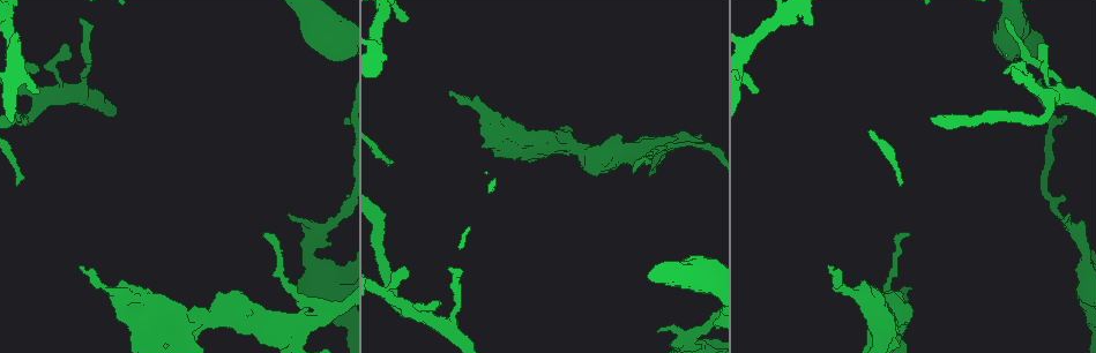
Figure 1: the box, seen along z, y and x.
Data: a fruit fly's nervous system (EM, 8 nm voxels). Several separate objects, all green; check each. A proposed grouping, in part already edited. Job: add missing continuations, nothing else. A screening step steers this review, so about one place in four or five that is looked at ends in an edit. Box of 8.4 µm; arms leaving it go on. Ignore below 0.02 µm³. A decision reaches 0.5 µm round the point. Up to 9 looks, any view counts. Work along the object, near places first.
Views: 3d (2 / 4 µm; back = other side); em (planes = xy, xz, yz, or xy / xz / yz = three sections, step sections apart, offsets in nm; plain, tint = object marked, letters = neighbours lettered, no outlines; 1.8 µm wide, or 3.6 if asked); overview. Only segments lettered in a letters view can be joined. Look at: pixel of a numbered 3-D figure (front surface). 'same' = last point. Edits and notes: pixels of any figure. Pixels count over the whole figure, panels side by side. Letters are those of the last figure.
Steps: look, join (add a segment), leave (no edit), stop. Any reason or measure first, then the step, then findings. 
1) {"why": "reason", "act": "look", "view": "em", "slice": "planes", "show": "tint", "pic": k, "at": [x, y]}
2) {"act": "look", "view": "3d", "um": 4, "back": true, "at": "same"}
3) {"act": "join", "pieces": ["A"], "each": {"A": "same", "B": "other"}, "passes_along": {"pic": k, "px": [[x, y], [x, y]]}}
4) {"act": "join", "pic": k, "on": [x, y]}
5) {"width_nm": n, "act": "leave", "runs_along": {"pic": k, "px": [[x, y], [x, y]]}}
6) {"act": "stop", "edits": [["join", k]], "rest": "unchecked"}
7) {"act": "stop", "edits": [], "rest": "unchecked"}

{"why": "branch stops here", "act": "look", "view": "em", "slice": "planes", "show": "letters", "pic": 1, "at": [657, 332]}

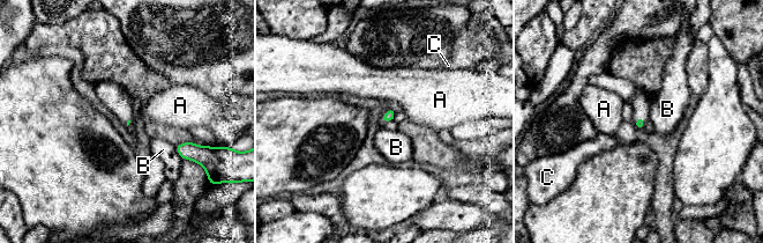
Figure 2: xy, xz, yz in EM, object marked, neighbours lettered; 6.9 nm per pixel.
{"act": "leave", "each": {"A": "other", "B": "other", "C": "other"}, "border": {"pic": 2, "px": [[174, 146], [182, 159]]}, "found": "no lettered segment goes on from it"}

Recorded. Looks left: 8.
{"act": "look", "view": "em", "slice": "yz", "step": 4, "show": "plain", "pic": 1, "at": [1007, 20]}

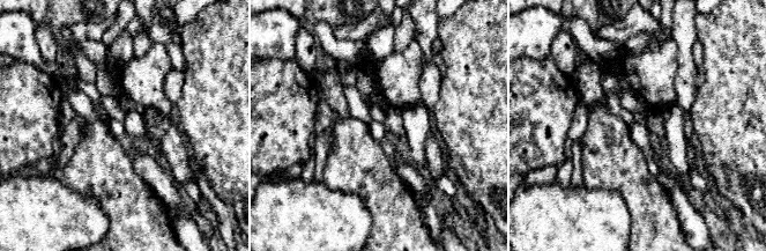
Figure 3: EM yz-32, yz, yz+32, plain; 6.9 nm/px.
{"why": "what lies round it", "act": "look", "view": "em", "slice": "yz", "step": 4, "show": "letters", "at": "same"}

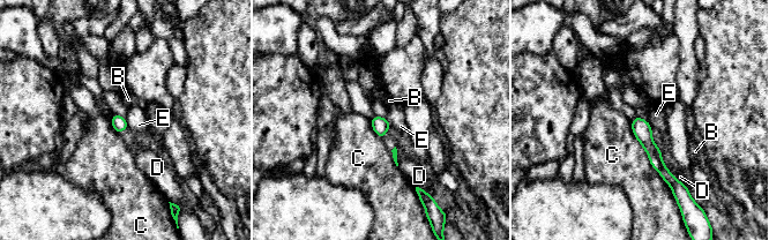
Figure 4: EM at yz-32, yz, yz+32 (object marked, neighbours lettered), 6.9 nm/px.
{"act": "leave", "each": {"B": "other", "C": "other", "D": "other", "E": "other"}, "border": {"pic": 4, "px": [[125, 118], [128, 127]]}, "found": "none of them fits"}

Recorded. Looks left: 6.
{"why": "branch stops here", "act": "look", "view": "3d", "um": 2, "back": true, "pic": 1, "at": [755, 90]}

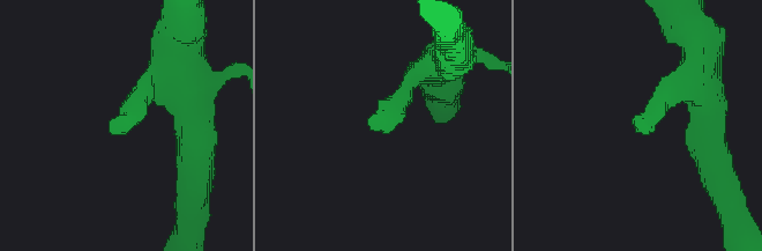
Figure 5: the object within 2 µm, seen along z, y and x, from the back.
{"act": "look", "view": "em", "um": 3.6, "slice": "planes", "show": "letters", "pic": 5, "at": [110, 120]}

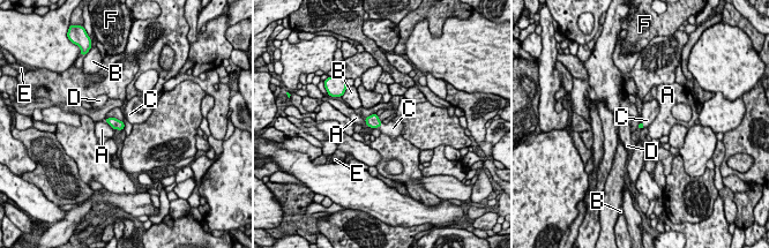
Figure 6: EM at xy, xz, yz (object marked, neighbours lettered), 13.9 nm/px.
{"longest_contact_nm": ["E", 280], "act": "join", "pieces": ["C"], "each": {"A": "other", "B": "other", "C": "same", "D": "other", "E": "other", "F": "other"}, "found": "it goes on there"}

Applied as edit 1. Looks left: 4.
{"why": "see it whole again", "act": "look", "view": "overview"}

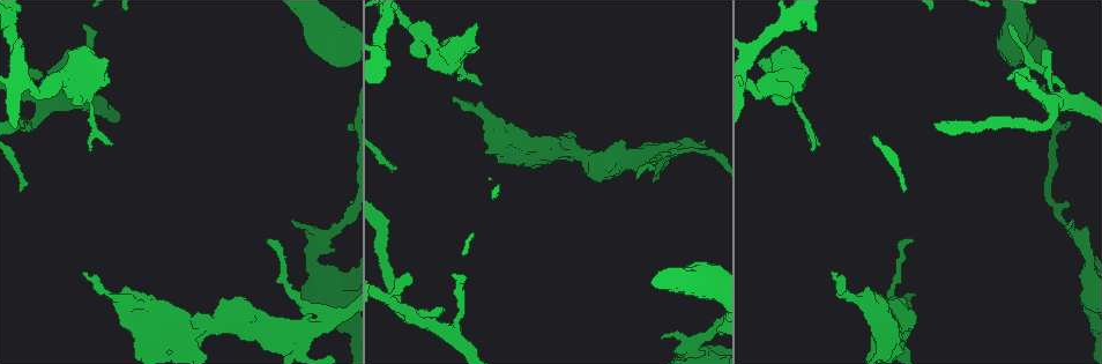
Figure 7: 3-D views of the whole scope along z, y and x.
{"why": "calibre changes", "act": "look", "view": "3d", "um": 4, "pic": 7, "at": [873, 310]}

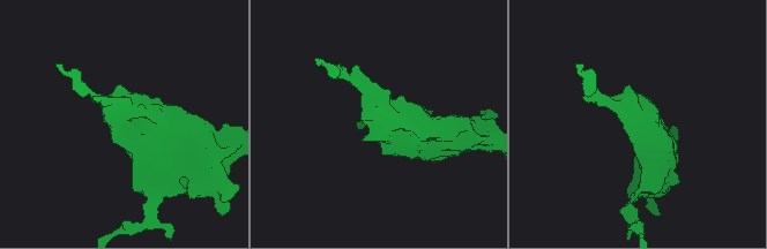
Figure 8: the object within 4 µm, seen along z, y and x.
{"arm_widths_nm": [190, 650], "why": "now the EM", "act": "look", "view": "em", "um": 3.6, "slice": "xz", "step": 16, "show": "tint", "pic": 8, "at": [378, 122]}

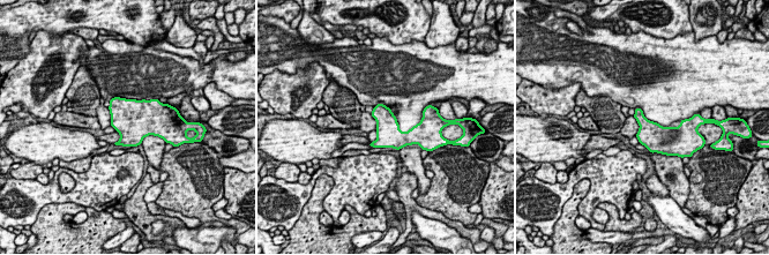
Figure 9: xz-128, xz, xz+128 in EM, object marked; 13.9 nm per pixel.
{"act": "look", "view": "em", "um": 3.6, "slice": "planes", "show": "letters", "at": "same"}

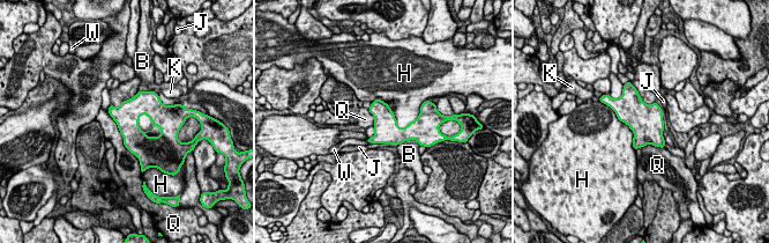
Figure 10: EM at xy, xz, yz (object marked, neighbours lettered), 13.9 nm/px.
{"width_nm": 340, "act": "leave", "each": {"B": "other", "H": "other", "J": "other", "K": "other", "Q": "other", "W": "other"}, "border": {"pic": 10, "px": [[106, 111], [122, 144], [139, 159]]}, "found": "none of them fits"}

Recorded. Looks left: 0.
{"act": "stop", "edits": [["join", 6]], "rest": "unchecked"}

